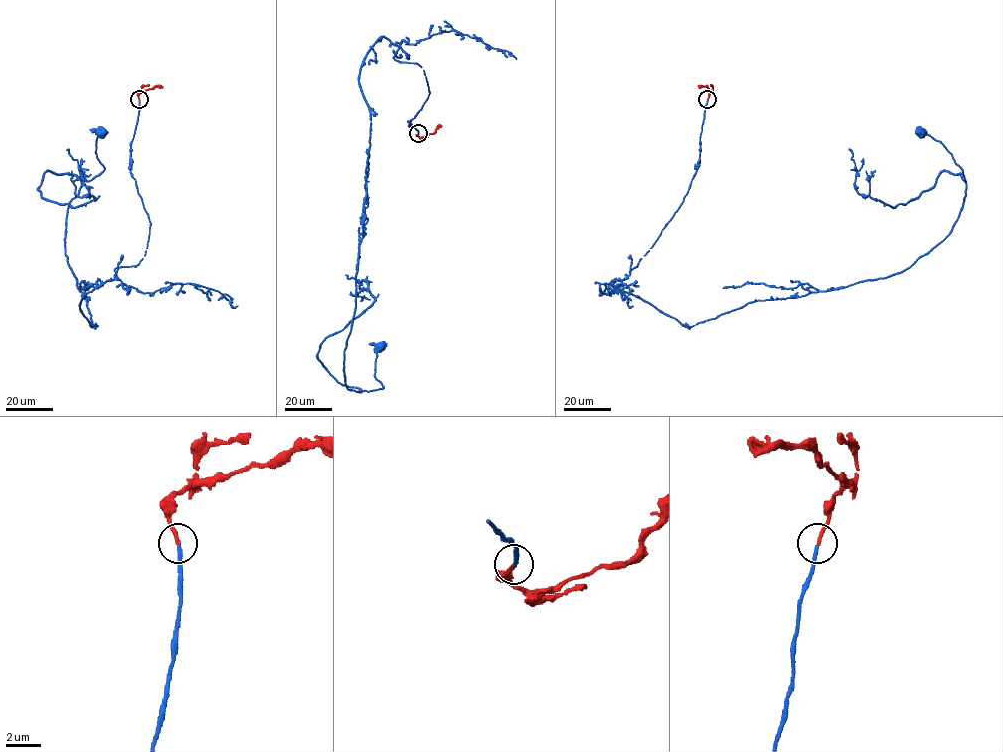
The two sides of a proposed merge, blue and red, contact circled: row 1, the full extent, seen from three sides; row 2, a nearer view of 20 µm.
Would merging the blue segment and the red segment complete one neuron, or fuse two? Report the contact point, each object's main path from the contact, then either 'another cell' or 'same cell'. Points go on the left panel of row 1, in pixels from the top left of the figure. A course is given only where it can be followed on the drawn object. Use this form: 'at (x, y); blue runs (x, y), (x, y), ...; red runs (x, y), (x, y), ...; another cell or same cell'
at (139, 99); blue runs (139, 99), (129, 166), (149, 235), (137, 265), (82, 298), (91, 327), (65, 220), (103, 171), (100, 131); red runs (139, 99), (141, 92), (160, 85); same cell

